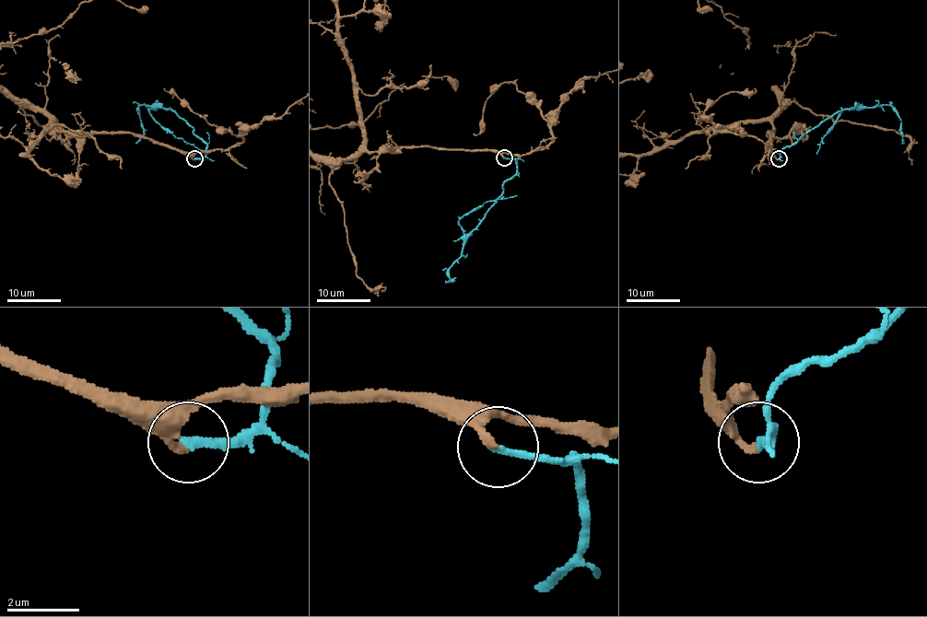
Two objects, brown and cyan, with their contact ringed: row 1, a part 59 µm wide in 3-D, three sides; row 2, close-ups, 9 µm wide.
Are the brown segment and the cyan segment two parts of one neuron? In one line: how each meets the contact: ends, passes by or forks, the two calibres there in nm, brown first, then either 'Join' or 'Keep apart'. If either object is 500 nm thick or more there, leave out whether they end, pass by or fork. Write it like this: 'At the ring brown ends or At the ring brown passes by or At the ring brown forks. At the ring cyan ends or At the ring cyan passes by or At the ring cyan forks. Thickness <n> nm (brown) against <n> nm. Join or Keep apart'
At the ring brown ends. At the ring cyan ends. Thickness 200 nm (brown) against 220 nm. Join

